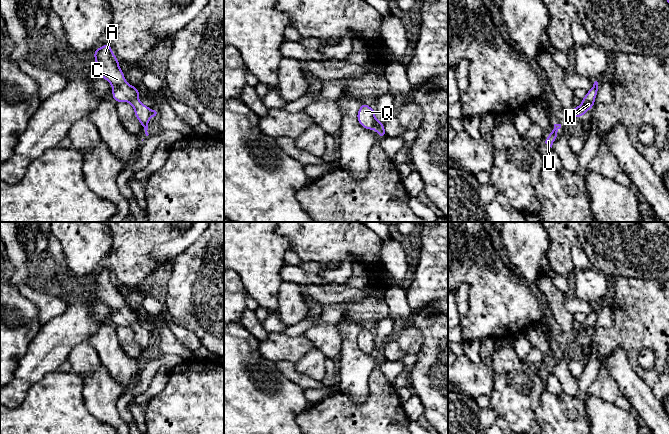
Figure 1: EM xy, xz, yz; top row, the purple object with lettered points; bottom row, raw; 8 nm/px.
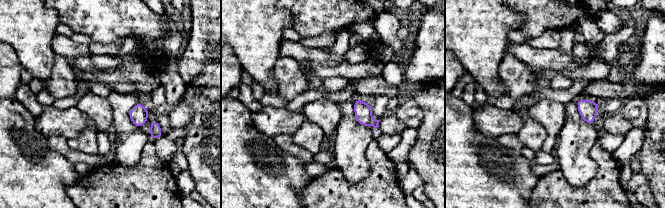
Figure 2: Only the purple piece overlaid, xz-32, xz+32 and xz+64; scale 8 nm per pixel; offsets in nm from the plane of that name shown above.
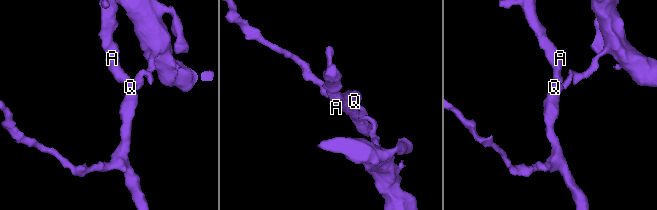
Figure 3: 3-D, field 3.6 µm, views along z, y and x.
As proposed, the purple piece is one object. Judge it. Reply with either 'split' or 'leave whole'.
split

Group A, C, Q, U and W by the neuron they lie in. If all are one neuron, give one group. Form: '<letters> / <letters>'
A C Q U / W

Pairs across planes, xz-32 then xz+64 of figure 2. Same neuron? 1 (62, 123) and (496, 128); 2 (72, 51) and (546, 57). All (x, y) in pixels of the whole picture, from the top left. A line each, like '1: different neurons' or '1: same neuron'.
1: same neuron
2: same neuron

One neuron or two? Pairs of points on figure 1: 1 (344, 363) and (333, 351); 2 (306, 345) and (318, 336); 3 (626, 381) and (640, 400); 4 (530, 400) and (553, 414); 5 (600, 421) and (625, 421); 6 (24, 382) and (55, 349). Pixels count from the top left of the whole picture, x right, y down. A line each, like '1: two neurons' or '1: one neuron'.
1: two neurons
2: two neurons
3: one neuron
4: two neurons
5: one neuron
6: one neuron

